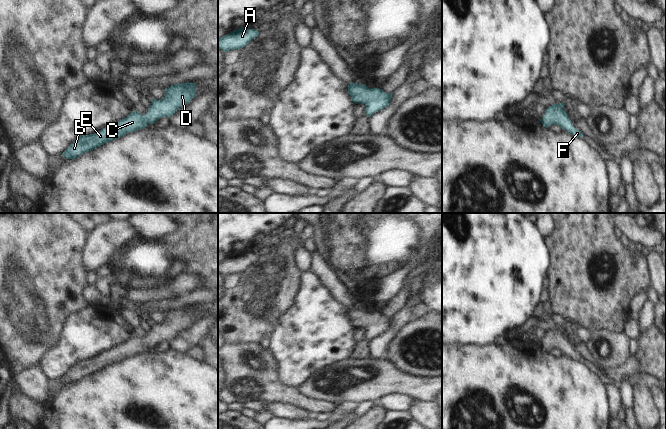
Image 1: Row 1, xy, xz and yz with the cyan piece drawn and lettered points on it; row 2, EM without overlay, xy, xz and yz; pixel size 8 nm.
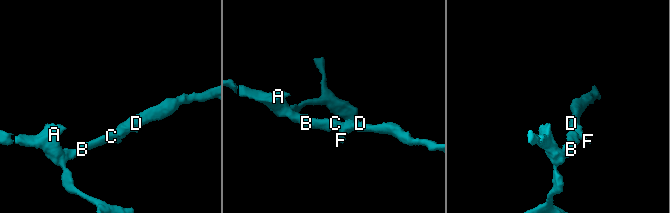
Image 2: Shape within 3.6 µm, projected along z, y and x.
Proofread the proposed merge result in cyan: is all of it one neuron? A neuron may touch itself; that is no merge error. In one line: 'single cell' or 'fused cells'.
single cell

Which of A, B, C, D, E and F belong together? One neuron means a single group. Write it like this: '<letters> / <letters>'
A B C D E F

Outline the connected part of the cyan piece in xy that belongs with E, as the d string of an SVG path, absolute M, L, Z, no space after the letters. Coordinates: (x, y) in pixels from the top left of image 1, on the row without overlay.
M195 307L174 308L165 313L165 319L161 324L152 323L148 336L139 338L134 333L124 343L111 348L97 357L82 359L62 377L66 383L75 383L78 380L96 373L97 371L118 363L130 356L138 355L154 348L162 341L171 341L177 334L188 328L196 320Z

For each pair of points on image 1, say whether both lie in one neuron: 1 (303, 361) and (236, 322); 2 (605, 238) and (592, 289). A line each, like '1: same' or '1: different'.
1: different
2: same

